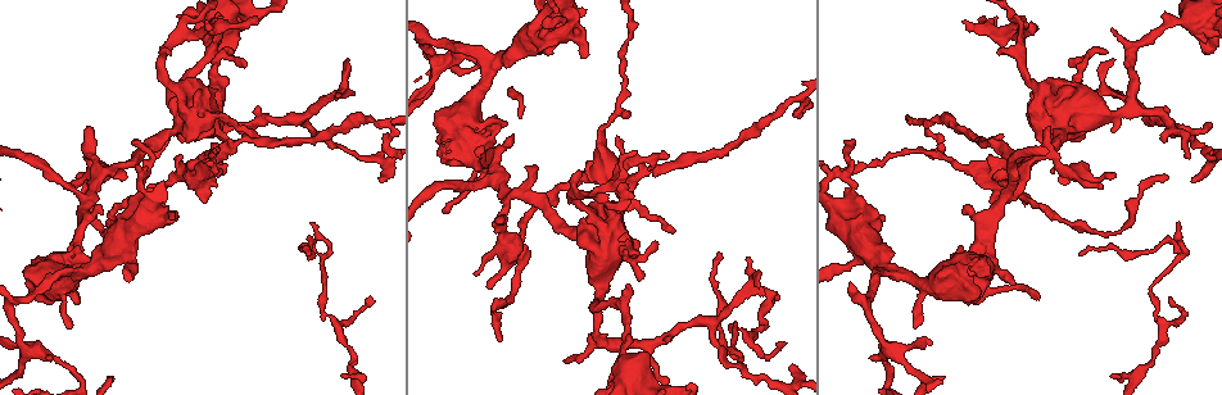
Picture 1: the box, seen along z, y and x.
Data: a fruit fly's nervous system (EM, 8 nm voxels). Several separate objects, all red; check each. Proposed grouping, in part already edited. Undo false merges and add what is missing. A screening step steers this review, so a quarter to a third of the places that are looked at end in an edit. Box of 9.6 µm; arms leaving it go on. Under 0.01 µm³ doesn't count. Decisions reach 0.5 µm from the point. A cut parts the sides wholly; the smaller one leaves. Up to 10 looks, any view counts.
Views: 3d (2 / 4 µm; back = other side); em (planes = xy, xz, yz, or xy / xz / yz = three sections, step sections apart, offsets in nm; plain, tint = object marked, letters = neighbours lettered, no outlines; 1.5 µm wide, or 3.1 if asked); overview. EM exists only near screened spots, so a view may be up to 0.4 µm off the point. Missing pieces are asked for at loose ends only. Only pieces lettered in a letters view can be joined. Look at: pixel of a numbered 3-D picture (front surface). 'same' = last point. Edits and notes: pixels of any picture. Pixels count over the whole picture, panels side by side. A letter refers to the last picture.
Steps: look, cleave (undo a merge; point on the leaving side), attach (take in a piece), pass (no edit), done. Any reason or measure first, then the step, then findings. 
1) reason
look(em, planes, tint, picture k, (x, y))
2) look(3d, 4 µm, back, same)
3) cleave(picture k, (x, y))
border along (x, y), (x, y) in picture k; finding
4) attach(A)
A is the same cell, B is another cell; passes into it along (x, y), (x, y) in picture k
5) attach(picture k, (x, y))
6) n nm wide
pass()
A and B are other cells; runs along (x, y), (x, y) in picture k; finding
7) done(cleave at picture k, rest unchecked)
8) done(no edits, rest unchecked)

abrupt turn
look(em, xy, step 8, letters, picture 1, (735, 347))

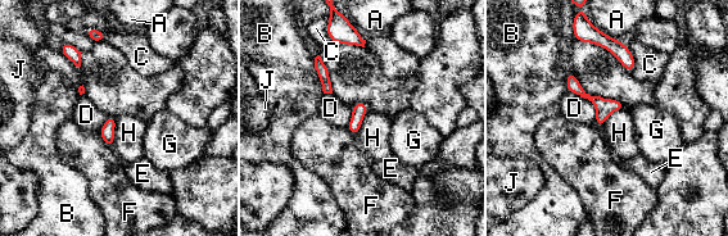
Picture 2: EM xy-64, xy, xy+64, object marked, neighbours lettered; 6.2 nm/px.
D touches over 260 nm
pass()
A, B, C, D, E, F, G, H and J are other cells; border along (117, 118), (112, 146) in picture 2; continuous, no second neuron

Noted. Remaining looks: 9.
free end
look(3d, 2 µm, back, picture 1, (1112, 27))

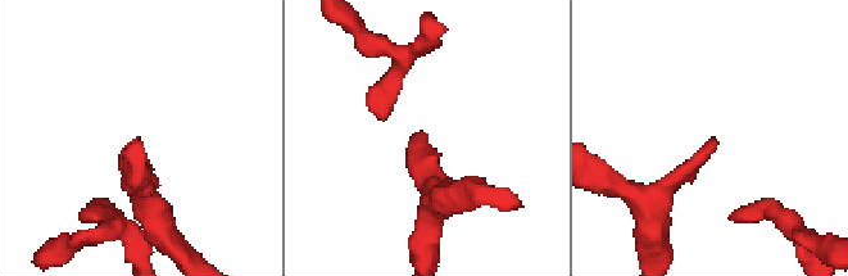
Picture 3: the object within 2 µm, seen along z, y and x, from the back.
need the tissue
look(em, yz, step 4, letters, picture 3, (137, 139))

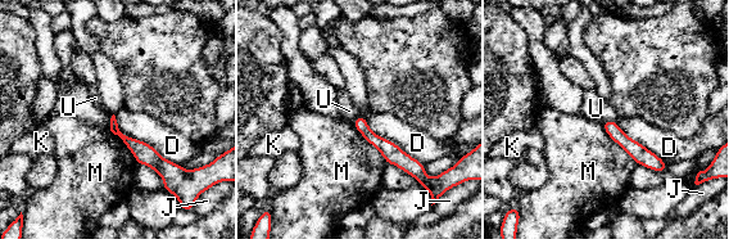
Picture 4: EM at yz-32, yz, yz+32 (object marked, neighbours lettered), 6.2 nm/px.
pass()
D, J, K, M and U are other cells; border along (615, 120), (601, 122) in picture 4; none of them fits

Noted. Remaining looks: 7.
branch stops here
look(em, planes, letters, picture 1, (667, 158))

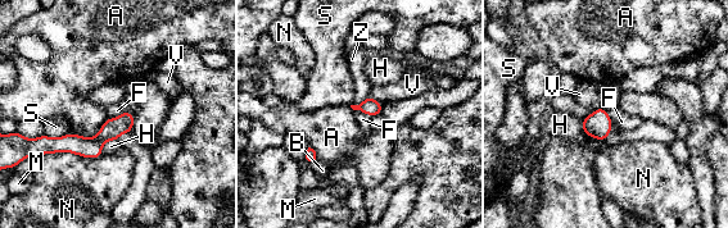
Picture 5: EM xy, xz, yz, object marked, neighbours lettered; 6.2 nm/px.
110 nm wide
pass()
A, B, F, H, M, N, S, V and Z are other cells; border along (123, 109), (118, 115), (108, 118) in picture 5; none of them fits

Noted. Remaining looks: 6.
free end
look(em, xy, step 8, tint, picture 1, (202, 200))

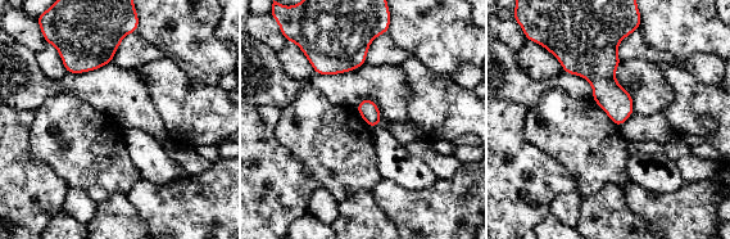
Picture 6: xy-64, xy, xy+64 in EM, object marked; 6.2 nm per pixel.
look(em, xy, step 8, letters, same)

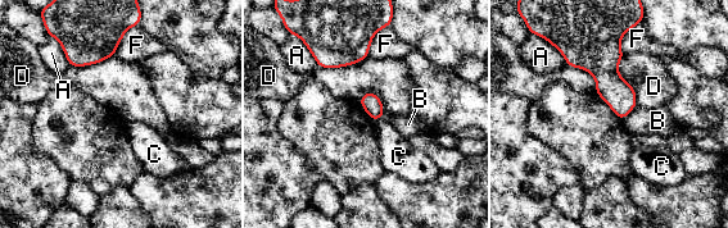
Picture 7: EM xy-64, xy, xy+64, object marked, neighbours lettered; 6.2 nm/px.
D touches over 340 nm
pass()
A, B, C, D and F are other cells; border along (369, 55), (348, 65), (317, 67) in picture 7; none of them fits

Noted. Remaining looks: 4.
done(no edits, rest unchecked)

